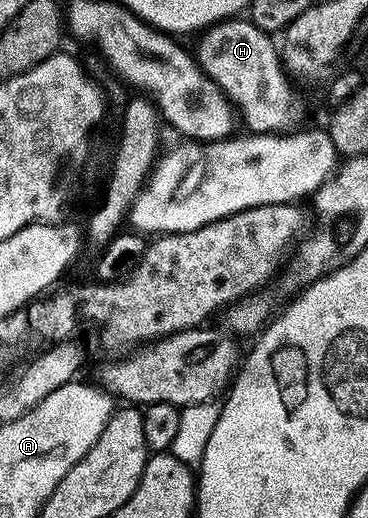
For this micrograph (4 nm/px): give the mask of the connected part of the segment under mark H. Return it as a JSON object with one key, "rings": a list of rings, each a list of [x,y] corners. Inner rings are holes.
{"rings":[[[224,19],[210,26],[200,37],[203,38],[200,39],[199,46],[193,49],[195,60],[199,62],[204,75],[208,76],[231,101],[242,124],[244,121],[251,128],[248,130],[252,134],[273,133],[282,135],[298,130],[304,124],[302,121],[307,109],[303,106],[298,95],[295,94],[294,87],[296,88],[296,86],[284,70],[281,53],[276,42],[275,45],[271,42],[274,41],[272,34],[267,33],[264,29],[259,29],[249,19]]]}

